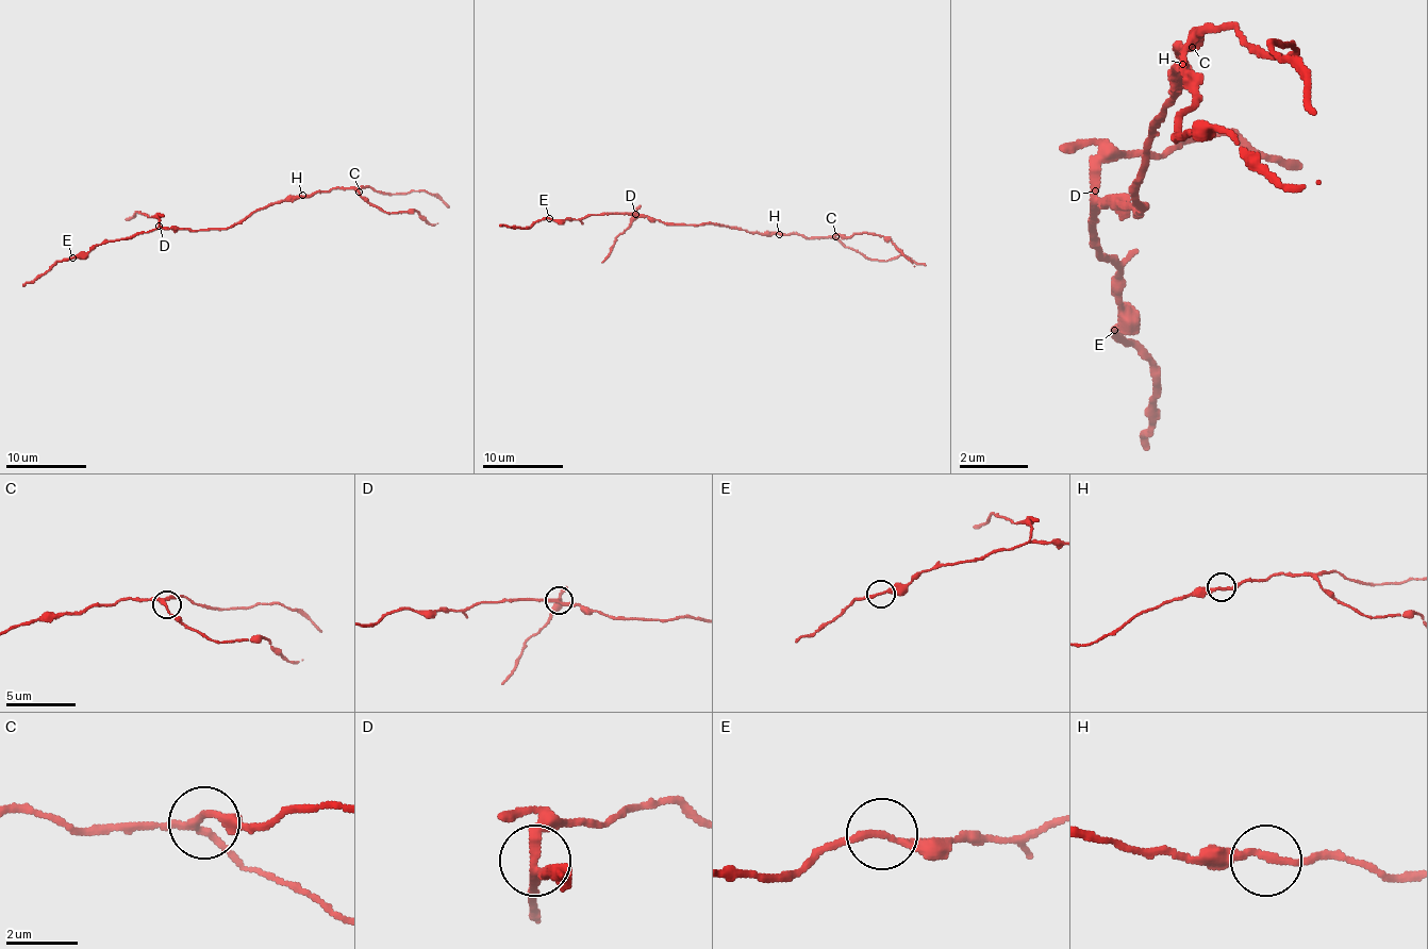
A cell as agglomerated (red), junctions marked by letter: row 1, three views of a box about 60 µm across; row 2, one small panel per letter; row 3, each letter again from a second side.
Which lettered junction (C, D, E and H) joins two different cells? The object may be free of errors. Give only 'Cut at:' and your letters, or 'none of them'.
Cut at: D

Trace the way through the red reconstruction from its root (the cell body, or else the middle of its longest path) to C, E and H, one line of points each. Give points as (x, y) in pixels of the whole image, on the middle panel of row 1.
C: (714, 225), (759, 234), (803, 234), (808, 238), (835, 236)
E: (714, 225), (664, 225), (633, 214), (587, 214), (577, 220), (549, 218)
H: (714, 225), (759, 234), (779, 234)

